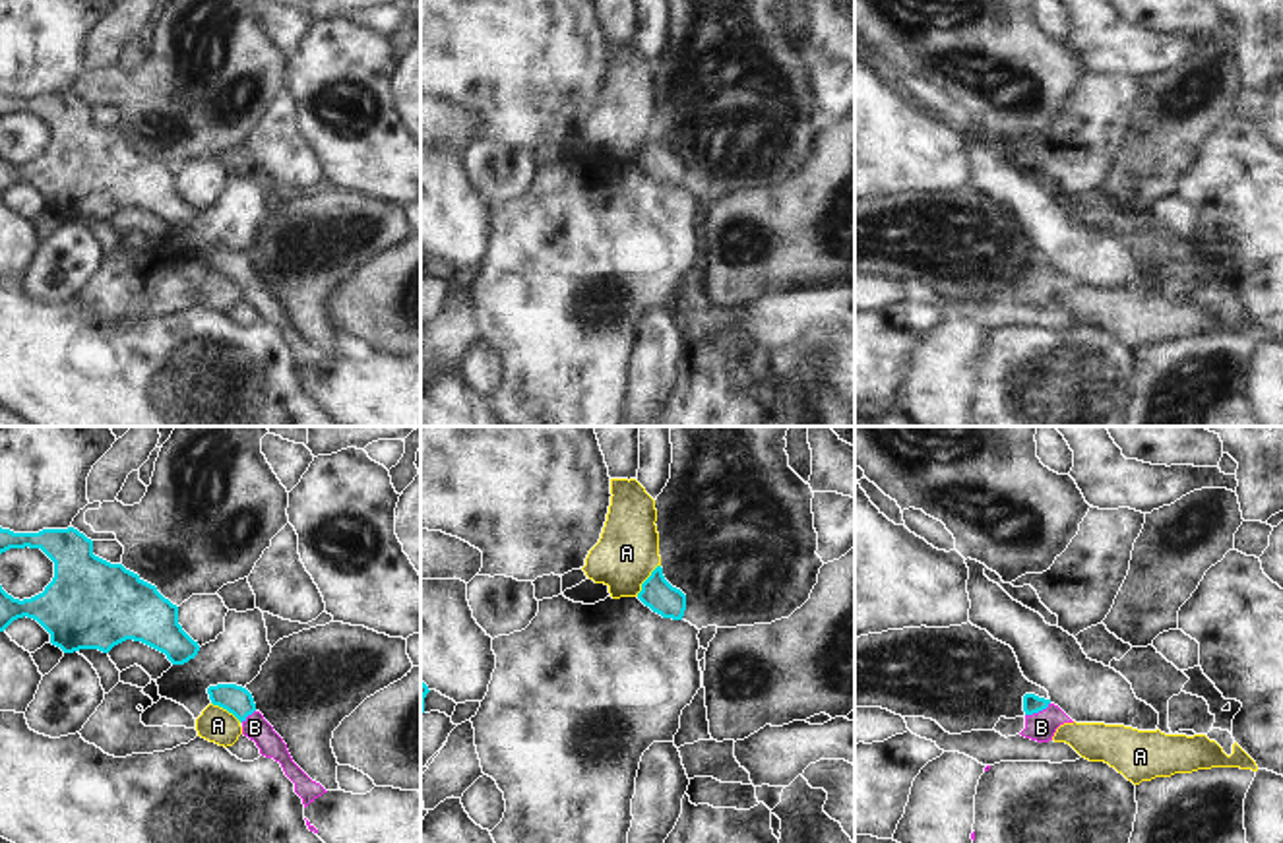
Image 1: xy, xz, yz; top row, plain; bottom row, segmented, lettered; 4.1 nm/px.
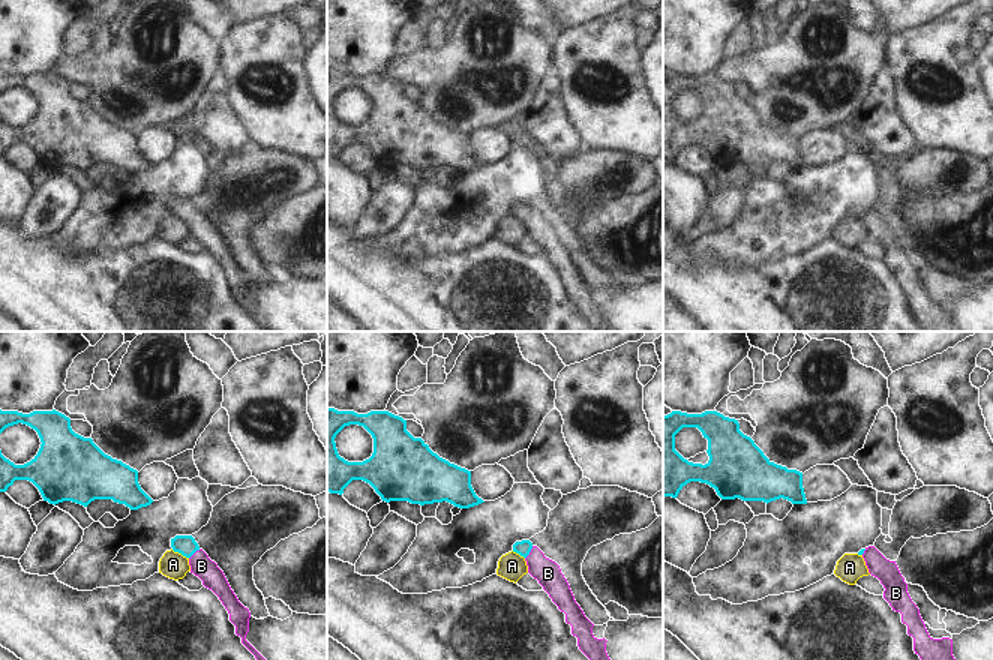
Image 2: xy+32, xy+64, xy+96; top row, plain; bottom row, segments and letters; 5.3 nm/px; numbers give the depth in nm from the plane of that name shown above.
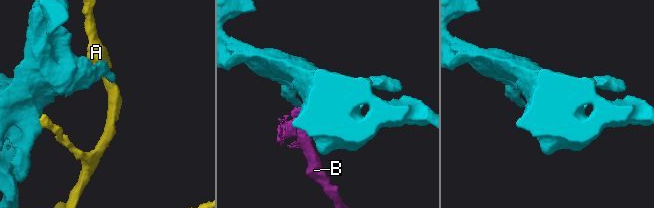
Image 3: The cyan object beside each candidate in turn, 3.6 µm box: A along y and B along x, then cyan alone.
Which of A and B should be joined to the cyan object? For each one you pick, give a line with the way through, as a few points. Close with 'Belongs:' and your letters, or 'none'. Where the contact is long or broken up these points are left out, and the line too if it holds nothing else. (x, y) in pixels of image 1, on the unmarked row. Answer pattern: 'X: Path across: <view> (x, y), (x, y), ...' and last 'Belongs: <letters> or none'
B: Path across: yz (1032, 270), (1037, 278), (1041, 293)
Belongs: B

